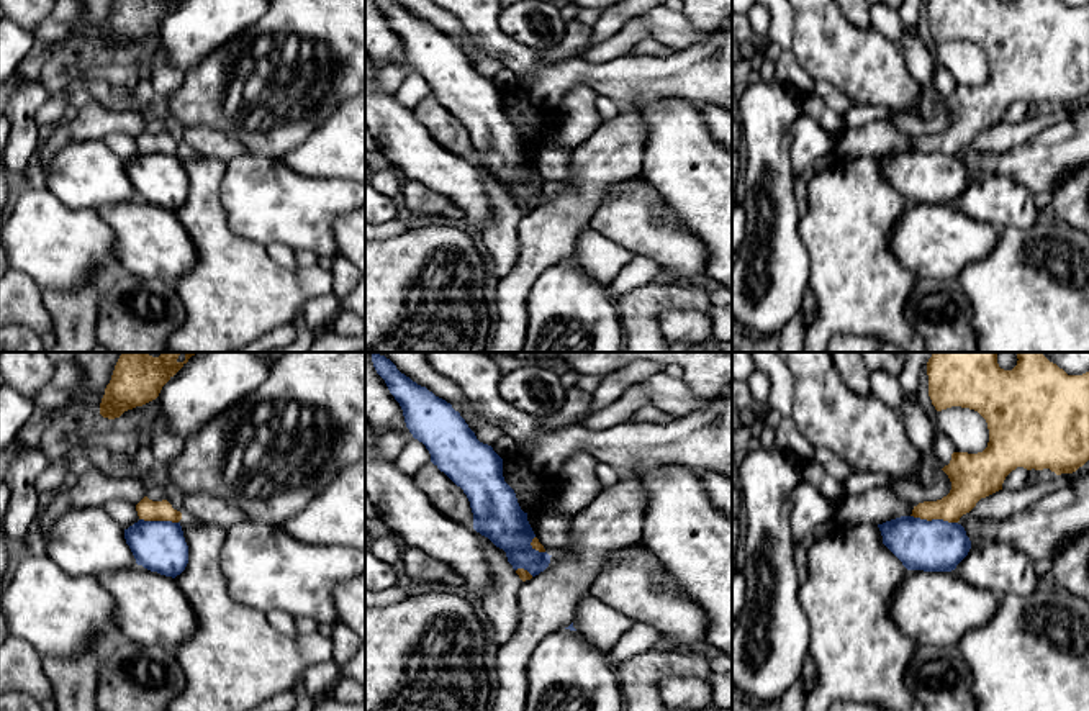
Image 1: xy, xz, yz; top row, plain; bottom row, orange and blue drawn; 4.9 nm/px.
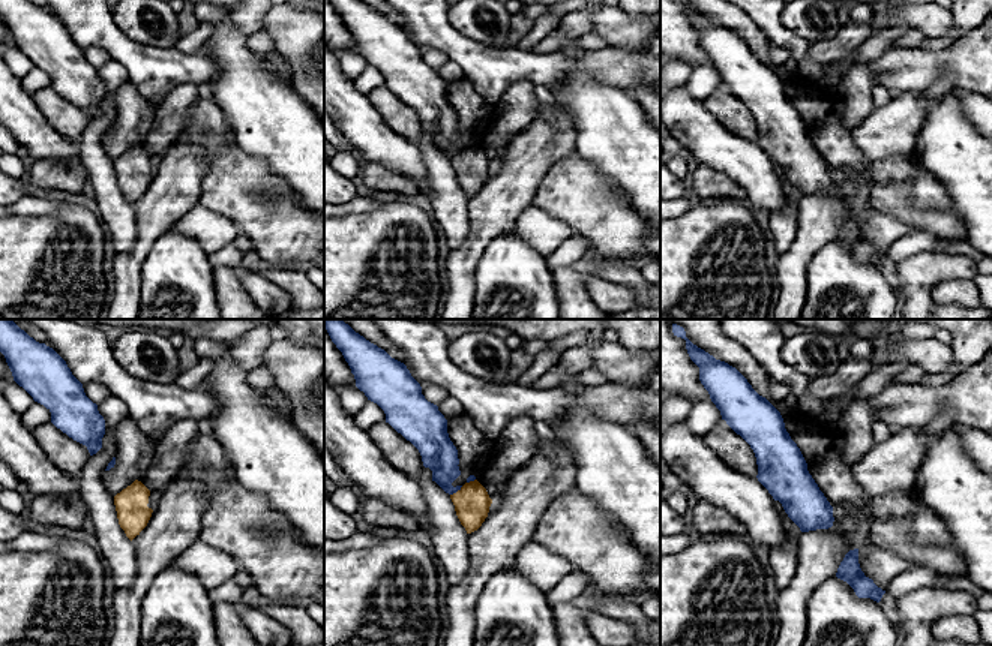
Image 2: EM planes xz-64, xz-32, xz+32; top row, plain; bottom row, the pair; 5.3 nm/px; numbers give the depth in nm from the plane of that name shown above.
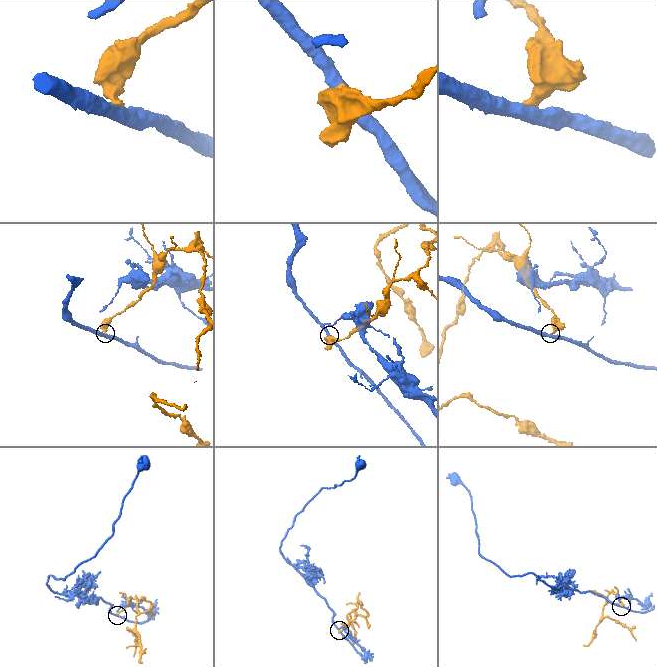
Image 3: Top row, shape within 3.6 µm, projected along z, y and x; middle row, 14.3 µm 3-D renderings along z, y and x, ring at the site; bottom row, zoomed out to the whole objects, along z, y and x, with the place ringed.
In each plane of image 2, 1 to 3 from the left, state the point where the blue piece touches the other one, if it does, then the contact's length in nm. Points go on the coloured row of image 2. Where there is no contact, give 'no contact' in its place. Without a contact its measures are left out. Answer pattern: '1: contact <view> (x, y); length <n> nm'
1: no contact
2: contact xz-32 (458, 490); length 90 nm
3: no contact

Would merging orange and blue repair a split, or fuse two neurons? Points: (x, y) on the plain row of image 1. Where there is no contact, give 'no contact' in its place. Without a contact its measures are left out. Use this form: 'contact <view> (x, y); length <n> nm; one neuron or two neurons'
contact yz (934, 151); length 240 nm; two neurons

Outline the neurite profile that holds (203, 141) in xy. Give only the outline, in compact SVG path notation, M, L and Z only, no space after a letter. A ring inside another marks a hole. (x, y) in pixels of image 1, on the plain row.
M208 126L183 128L182 149L195 156L223 161L226 164L236 157L249 154L239 141Z

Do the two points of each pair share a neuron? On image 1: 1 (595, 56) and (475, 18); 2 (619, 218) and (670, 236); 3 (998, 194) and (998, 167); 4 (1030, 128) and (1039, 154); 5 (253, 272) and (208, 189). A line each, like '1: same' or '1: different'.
1: different
2: same
3: different
4: different
5: same

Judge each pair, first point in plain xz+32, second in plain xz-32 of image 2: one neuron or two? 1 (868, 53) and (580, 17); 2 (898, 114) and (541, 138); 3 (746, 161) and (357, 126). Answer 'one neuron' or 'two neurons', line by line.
1: one neuron
2: one neuron
3: one neuron

